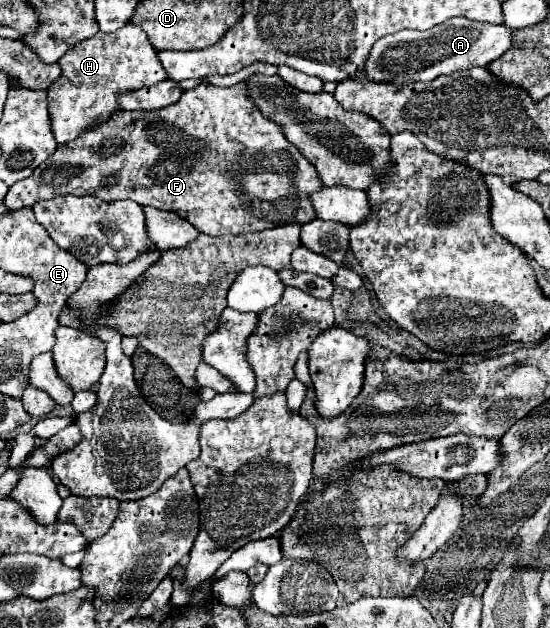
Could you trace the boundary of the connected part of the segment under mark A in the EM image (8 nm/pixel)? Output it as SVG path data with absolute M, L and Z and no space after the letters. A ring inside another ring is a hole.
M460 17L444 21L428 31L398 31L374 43L364 73L370 81L388 81L396 85L408 81L432 81L438 75L450 75L458 69L486 67L510 49L512 35L514 29L506 29L504 25L490 25Z

